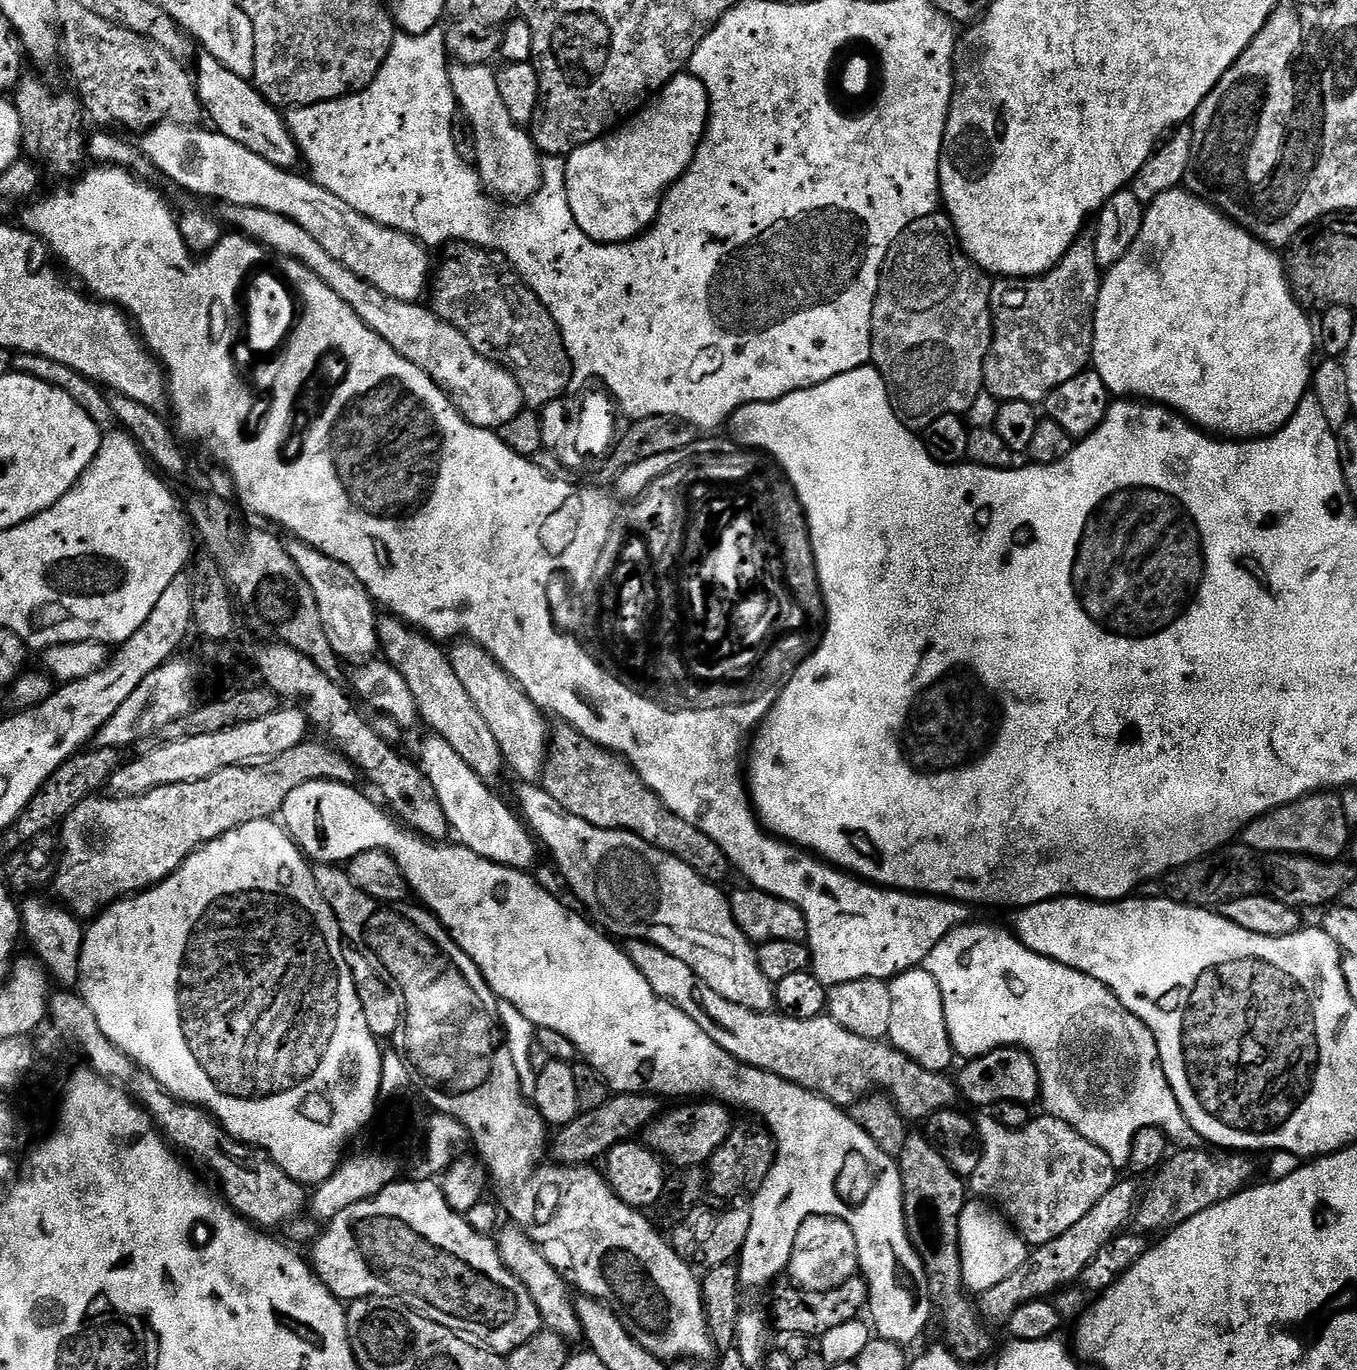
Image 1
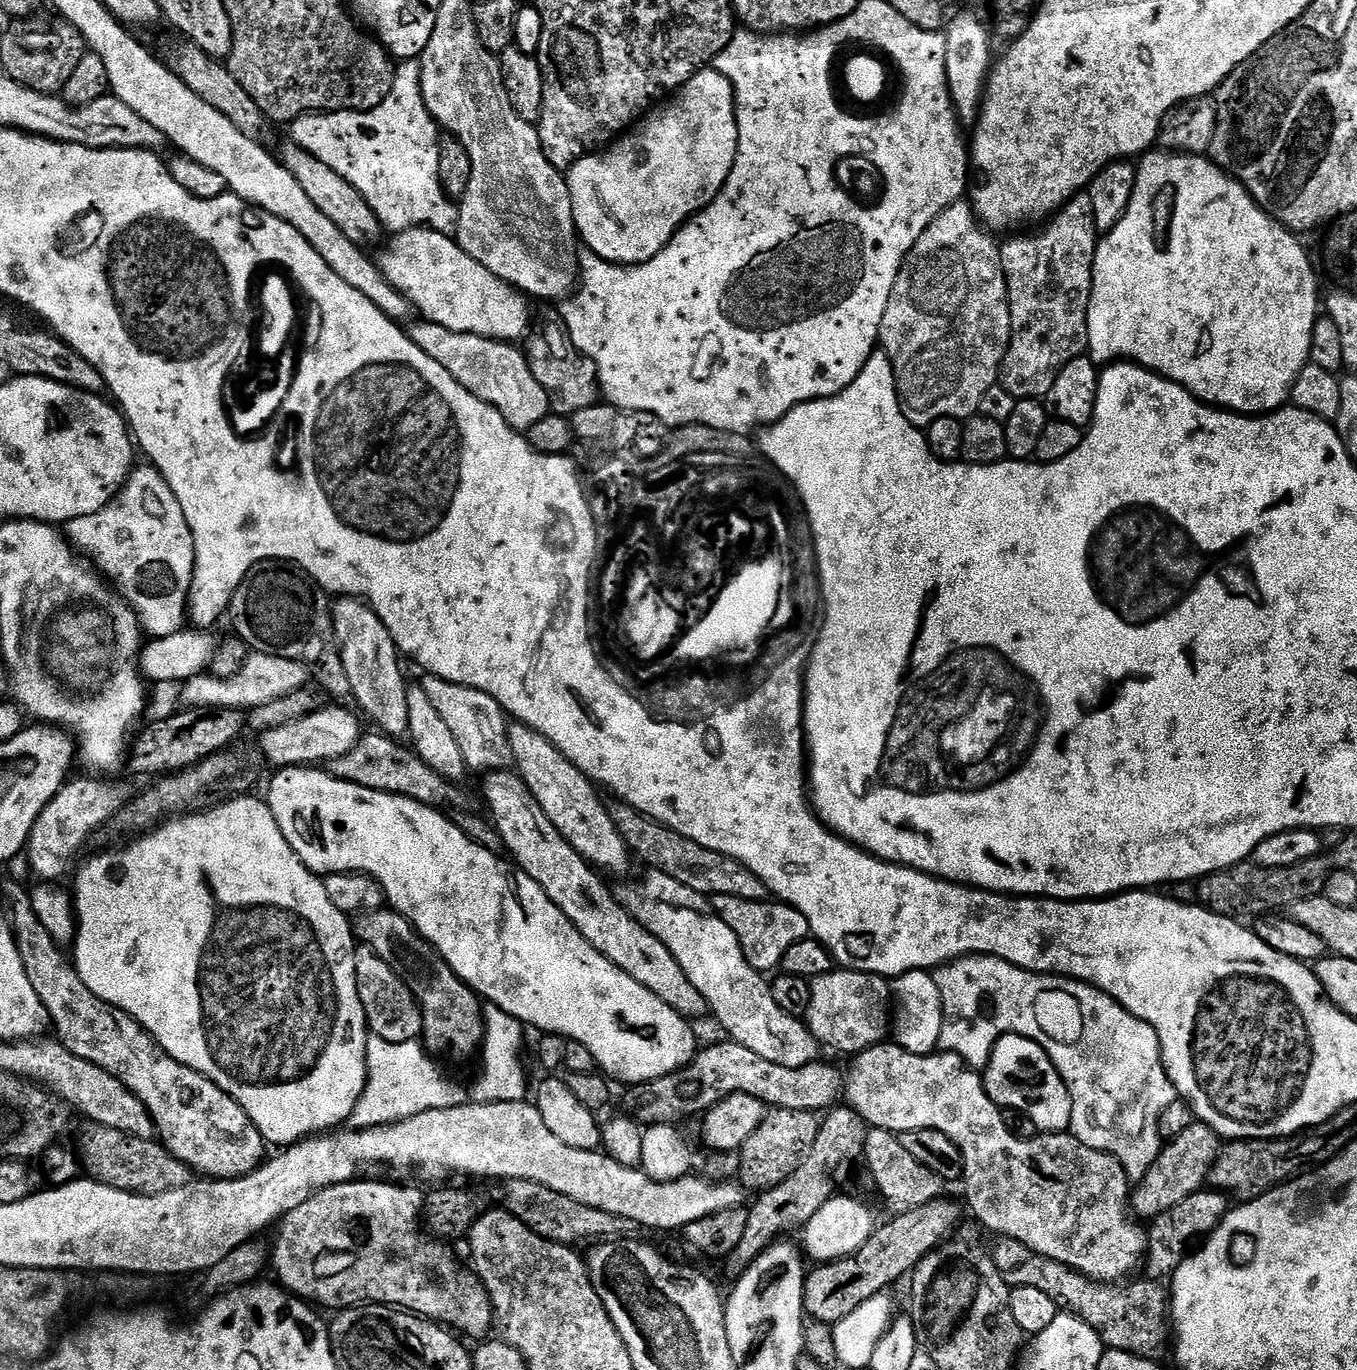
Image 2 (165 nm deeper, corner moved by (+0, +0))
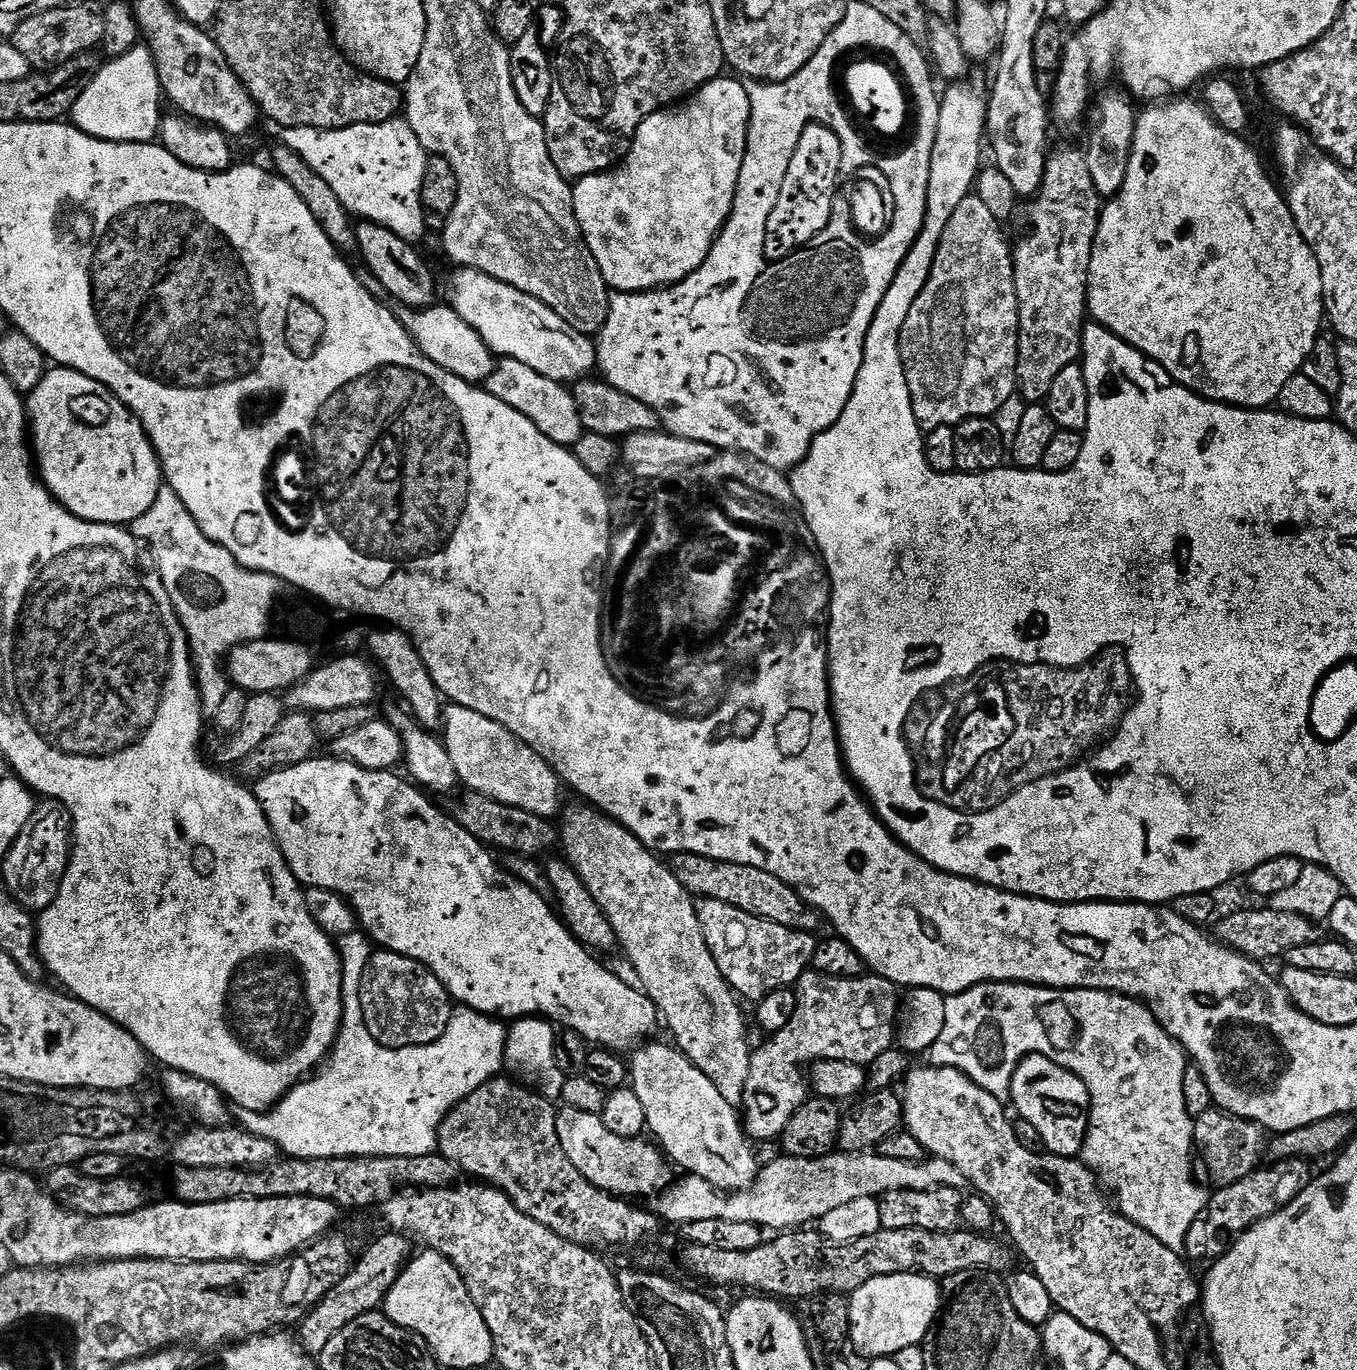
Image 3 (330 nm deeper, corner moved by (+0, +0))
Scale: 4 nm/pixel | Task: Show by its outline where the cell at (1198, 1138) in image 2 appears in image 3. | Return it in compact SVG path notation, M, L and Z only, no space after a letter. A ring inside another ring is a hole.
M1215 1106L1206 1114L1195 1117L1194 1123L1194 1176L1197 1181L1207 1182L1213 1189L1225 1188L1234 1186L1234 1182L1239 1182L1241 1178L1246 1178L1246 1174L1261 1167L1263 1160L1260 1159L1266 1156L1266 1130L1260 1124L1232 1116Z

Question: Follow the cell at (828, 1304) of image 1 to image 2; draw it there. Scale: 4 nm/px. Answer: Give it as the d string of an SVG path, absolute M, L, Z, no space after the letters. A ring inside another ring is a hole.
M941 1198L926 1202L926 1206L918 1206L918 1210L910 1210L893 1215L884 1225L877 1227L864 1245L856 1251L856 1255L847 1256L844 1260L821 1263L816 1269L809 1271L804 1277L804 1310L811 1319L836 1325L849 1317L862 1302L867 1302L880 1293L887 1293L895 1280L909 1275L916 1263L926 1254L936 1251L961 1227L960 1208L952 1200Z

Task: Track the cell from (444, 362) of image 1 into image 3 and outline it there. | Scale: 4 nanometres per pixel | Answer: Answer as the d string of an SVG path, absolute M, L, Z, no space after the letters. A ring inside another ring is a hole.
M501 359L486 381L487 392L506 402L506 406L514 406L518 414L526 414L526 418L530 418L530 422L534 422L534 426L546 434L546 438L556 444L575 446L586 429L580 420L580 405L576 403L575 395L564 388L567 387L561 381L546 378L538 374L538 370L530 370L530 366L517 360Z

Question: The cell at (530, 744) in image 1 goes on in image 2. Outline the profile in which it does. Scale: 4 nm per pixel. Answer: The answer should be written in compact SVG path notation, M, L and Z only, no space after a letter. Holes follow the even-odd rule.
M509 723L508 741L515 771L526 782L530 794L538 798L538 806L542 806L558 834L562 834L562 838L593 868L612 876L622 875L628 868L630 853L612 821L611 811L607 807L604 809L600 801L597 785L575 768L550 741L525 724Z

